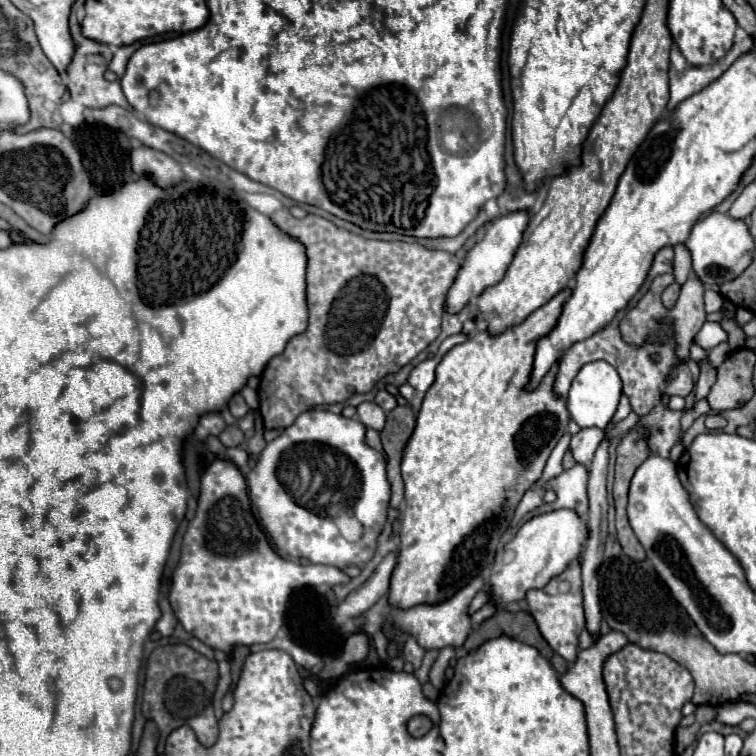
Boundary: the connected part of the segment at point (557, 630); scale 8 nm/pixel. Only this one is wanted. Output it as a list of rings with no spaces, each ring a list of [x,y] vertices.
[[[573,562],[567,566],[567,570],[553,578],[545,588],[543,596],[537,598],[535,594],[527,594],[529,610],[543,634],[543,638],[549,642],[549,646],[563,656],[567,662],[577,660],[579,652],[579,634],[585,628],[585,616],[583,616],[583,594],[581,594],[581,566]]]

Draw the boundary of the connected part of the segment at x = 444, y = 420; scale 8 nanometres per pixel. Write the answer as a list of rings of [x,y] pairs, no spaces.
[[[569,288],[551,298],[549,304],[537,308],[525,322],[507,328],[499,336],[489,336],[481,330],[477,336],[451,348],[437,366],[435,382],[425,394],[423,406],[417,414],[417,426],[401,460],[405,510],[399,530],[401,546],[397,550],[397,564],[391,572],[389,584],[391,606],[407,610],[419,604],[441,604],[483,570],[491,568],[497,544],[507,532],[517,504],[531,484],[541,478],[551,450],[567,430],[567,404],[551,392],[551,376],[555,376],[555,368],[535,392],[523,392],[527,372],[531,372],[531,356],[535,356],[535,340],[551,332],[567,296],[571,296]]]

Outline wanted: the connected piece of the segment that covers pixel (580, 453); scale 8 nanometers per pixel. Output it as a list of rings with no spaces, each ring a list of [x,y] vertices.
[[[583,428],[571,438],[571,450],[573,456],[579,464],[589,464],[599,442],[603,440],[603,430],[601,428]]]

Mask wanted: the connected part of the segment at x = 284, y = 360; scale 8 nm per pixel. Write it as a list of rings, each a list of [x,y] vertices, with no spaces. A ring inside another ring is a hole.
[[[281,208],[277,212],[271,214],[271,222],[285,234],[293,236],[295,240],[299,240],[303,246],[305,246],[305,254],[307,254],[307,308],[309,308],[309,326],[303,334],[297,334],[293,336],[289,342],[287,342],[287,348],[279,354],[279,356],[273,356],[269,360],[269,364],[265,366],[263,374],[261,374],[261,384],[259,384],[259,394],[261,394],[261,416],[263,416],[263,424],[265,428],[287,428],[295,422],[295,418],[313,408],[313,406],[323,406],[323,404],[337,404],[337,402],[345,402],[351,394],[355,392],[369,392],[385,374],[389,372],[397,372],[399,368],[403,368],[405,364],[409,364],[421,350],[425,350],[433,340],[435,336],[439,336],[441,332],[441,318],[443,318],[443,312],[445,312],[445,296],[451,288],[451,284],[455,282],[455,276],[461,268],[461,262],[457,260],[455,254],[449,254],[449,252],[439,252],[439,250],[427,250],[425,246],[421,244],[409,244],[409,242],[383,242],[383,240],[367,240],[363,236],[357,236],[357,234],[351,234],[349,230],[343,230],[343,228],[337,228],[333,222],[321,218],[321,216],[313,216],[313,214],[307,214],[305,218],[293,218],[291,212],[287,208]]]

